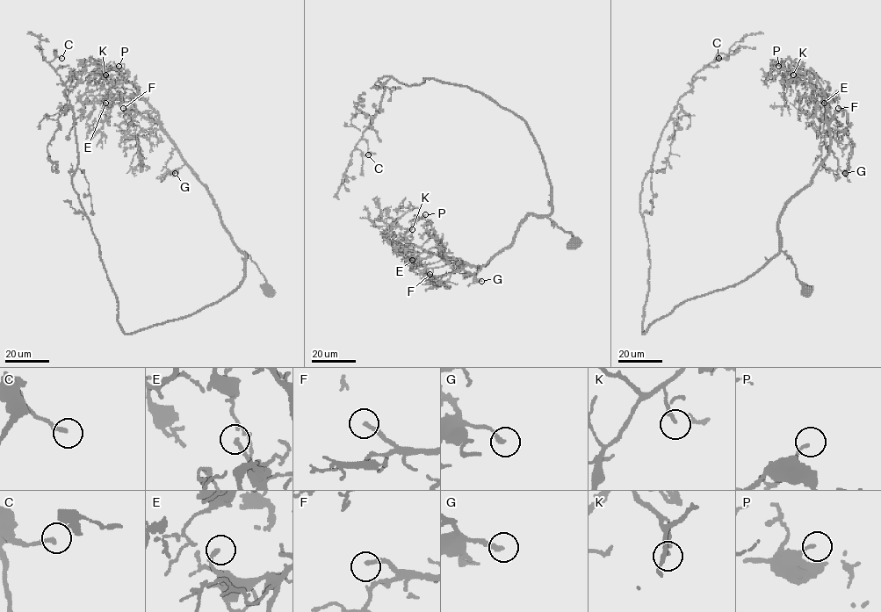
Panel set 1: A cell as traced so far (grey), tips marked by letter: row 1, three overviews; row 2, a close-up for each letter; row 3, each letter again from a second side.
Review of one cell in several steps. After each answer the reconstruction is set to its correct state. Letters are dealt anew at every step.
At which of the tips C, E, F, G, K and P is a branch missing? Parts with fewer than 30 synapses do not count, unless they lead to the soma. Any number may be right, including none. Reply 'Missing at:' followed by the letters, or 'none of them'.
Missing at: F

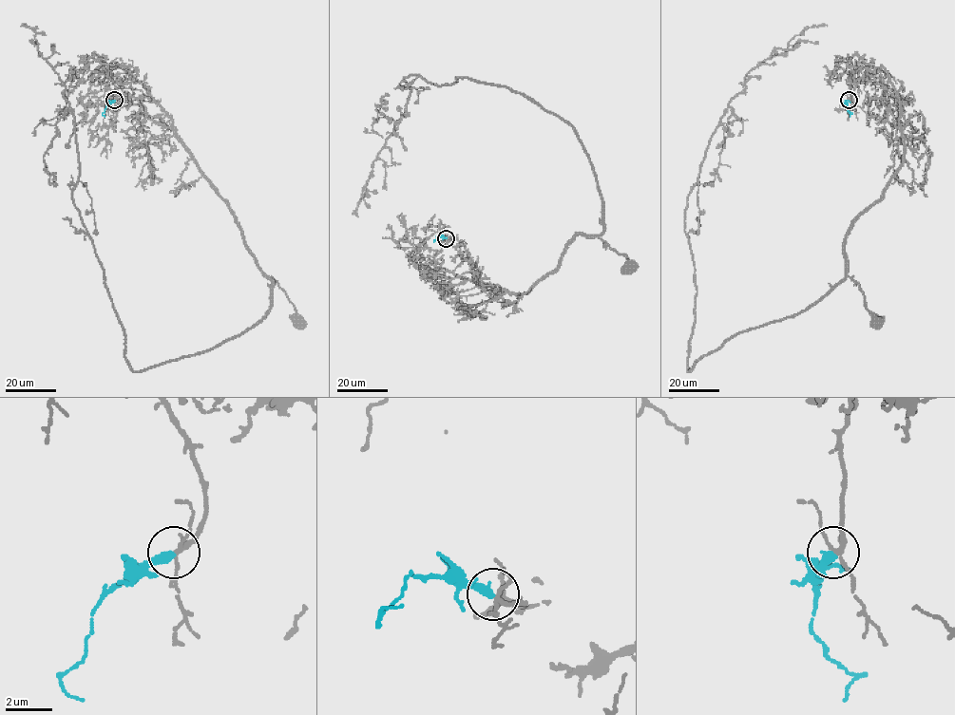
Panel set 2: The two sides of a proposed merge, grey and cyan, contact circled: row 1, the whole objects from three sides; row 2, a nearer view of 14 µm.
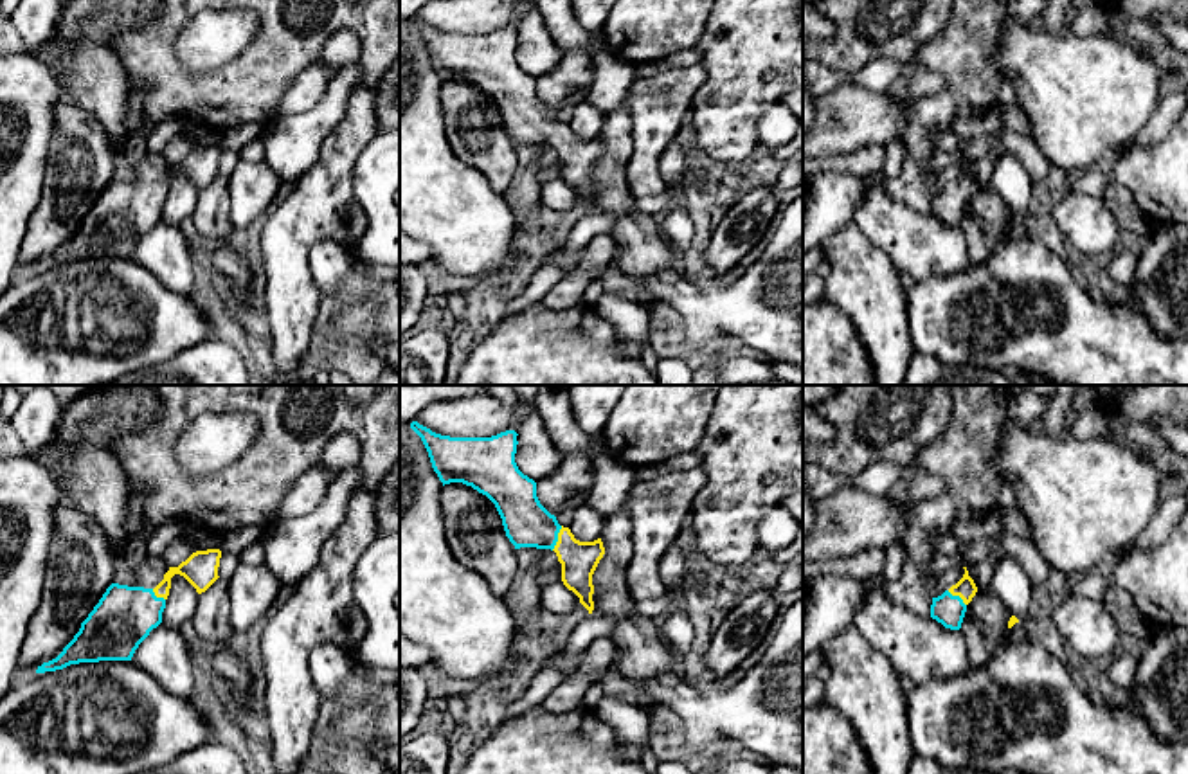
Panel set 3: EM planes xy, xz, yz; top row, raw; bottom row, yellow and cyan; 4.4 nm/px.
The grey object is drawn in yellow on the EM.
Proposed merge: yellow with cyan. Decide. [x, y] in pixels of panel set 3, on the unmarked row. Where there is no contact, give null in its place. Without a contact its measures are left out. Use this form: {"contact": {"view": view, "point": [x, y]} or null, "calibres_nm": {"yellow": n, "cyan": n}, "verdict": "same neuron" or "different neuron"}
{"contact": {"view": "xz", "point": [558, 135]}, "calibres_nm": {"yellow": 160, "cyan": 200}, "verdict": "same neuron"}

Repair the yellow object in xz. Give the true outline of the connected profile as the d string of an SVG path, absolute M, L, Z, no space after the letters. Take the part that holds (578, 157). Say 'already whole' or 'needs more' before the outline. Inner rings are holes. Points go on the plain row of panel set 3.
needs more; M410 20L421 34L432 65L445 81L463 79L486 92L497 104L506 133L515 142L551 146L562 160L562 178L592 211L592 171L605 151L601 135L580 139L569 124L558 121L536 94L536 79L517 59L517 29L491 34L450 34Z

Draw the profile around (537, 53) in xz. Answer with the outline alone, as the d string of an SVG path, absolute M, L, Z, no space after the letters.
M536 7L524 14L517 38L515 59L535 79L549 74L563 59L565 52L553 40Z

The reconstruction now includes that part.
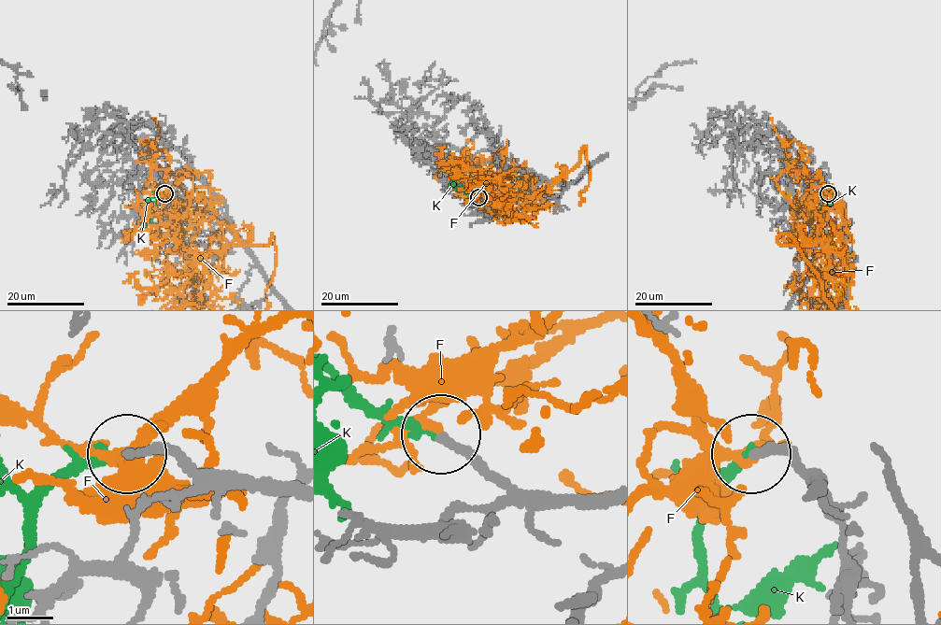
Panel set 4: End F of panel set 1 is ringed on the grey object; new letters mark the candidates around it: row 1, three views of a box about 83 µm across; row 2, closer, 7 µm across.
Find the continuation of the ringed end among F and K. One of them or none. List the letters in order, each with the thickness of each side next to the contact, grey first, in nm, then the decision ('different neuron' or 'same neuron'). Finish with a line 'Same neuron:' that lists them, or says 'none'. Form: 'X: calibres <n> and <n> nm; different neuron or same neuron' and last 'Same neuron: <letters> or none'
F: calibres 220 and 130 nm; different neuron
K: calibres 200 and 160 nm; same neuron
Same neuron: K

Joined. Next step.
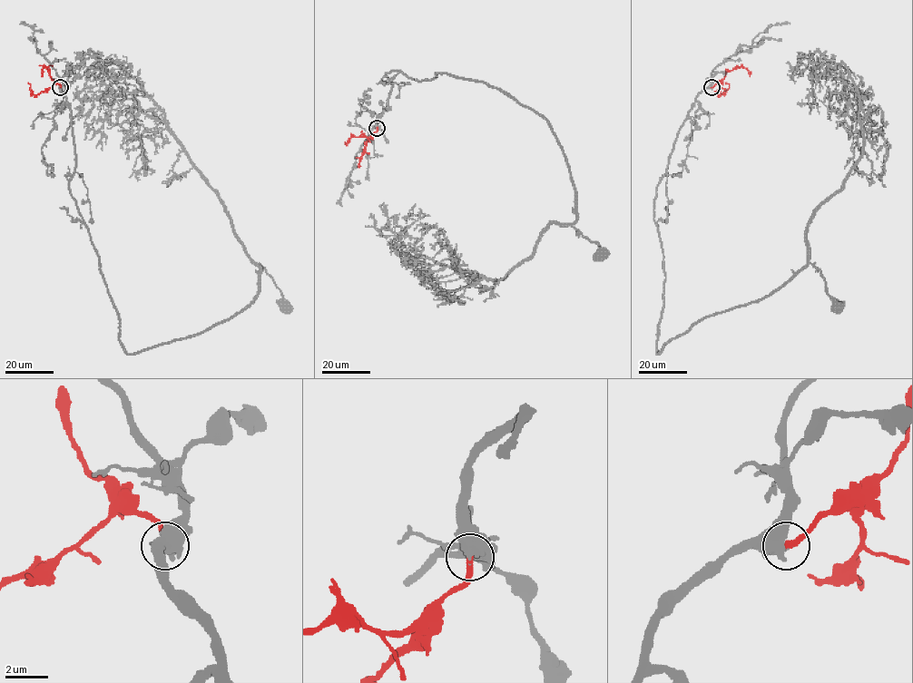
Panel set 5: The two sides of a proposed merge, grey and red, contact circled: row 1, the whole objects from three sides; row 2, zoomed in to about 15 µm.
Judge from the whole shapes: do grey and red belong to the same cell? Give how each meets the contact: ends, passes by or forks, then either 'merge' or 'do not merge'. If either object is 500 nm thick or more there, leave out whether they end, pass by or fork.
merge

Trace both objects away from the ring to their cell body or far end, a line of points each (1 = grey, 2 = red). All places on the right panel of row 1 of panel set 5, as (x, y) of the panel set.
1: (711, 87), (696, 96), (656, 190), (665, 275), (656, 353), (704, 317), (770, 296), (809, 262), (836, 309)
2: (711, 87), (727, 72), (734, 69), (744, 67), (750, 76)

